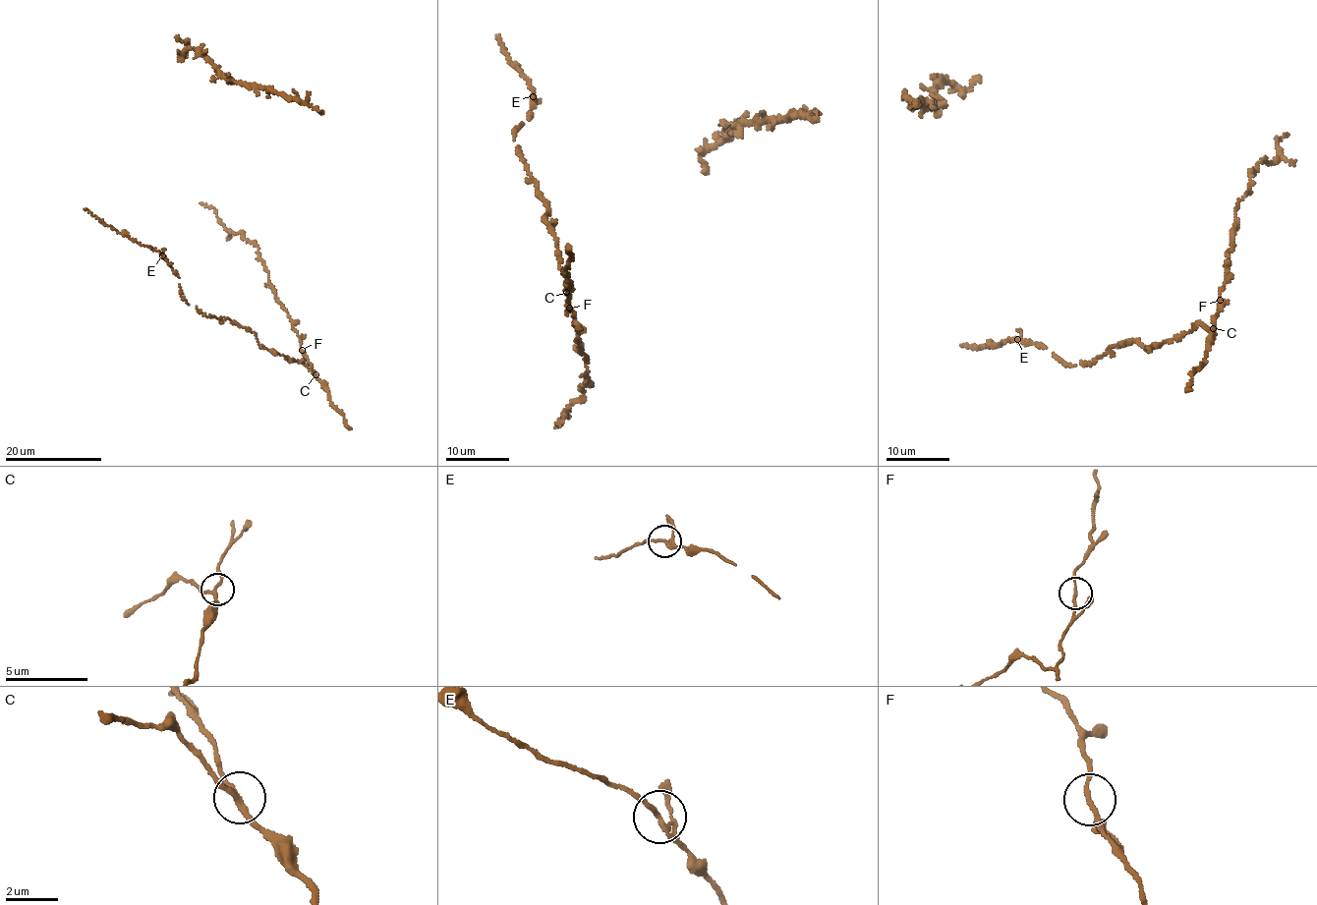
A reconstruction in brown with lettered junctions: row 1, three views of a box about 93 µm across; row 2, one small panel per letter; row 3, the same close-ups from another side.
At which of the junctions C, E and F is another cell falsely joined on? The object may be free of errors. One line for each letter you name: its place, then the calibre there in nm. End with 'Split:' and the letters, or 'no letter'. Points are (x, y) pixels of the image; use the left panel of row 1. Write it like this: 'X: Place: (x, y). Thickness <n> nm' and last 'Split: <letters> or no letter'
Split: no letter

